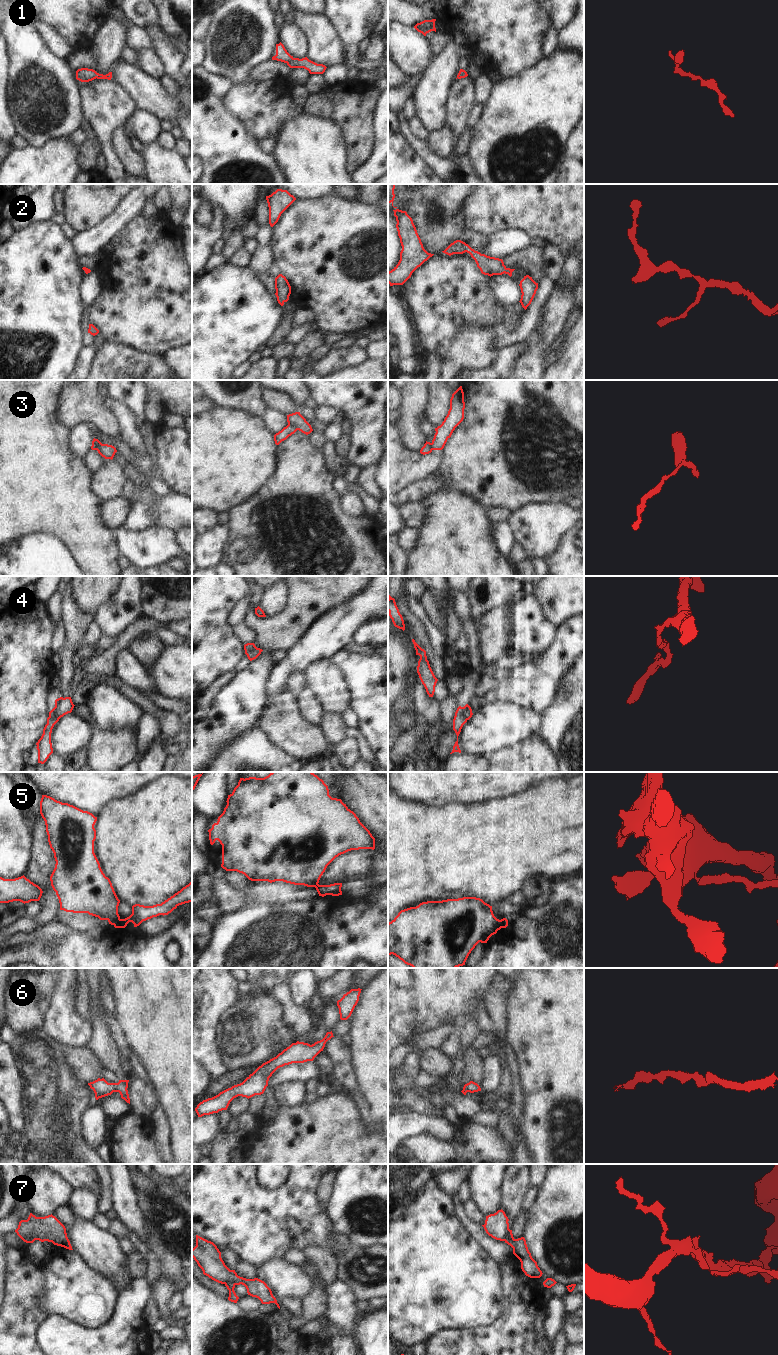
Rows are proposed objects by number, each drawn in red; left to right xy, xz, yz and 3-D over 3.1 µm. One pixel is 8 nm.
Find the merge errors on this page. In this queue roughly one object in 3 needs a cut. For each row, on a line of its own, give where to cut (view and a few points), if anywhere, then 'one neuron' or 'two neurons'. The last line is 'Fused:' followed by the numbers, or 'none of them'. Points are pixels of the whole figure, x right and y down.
1: cut none; one neuron
2: cut none; one neuron
3: cut xz (288, 423), (297, 429); two neurons
4: cut yz (464, 706), (464, 716), (467, 719); two neurons
5: cut xy (121, 919), (119, 922), (120, 927); two neurons
6: cut none; one neuron
7: cut xz (224, 1283), (231, 1282), (235, 1284); two neurons
Fused: 3, 4, 5, 7

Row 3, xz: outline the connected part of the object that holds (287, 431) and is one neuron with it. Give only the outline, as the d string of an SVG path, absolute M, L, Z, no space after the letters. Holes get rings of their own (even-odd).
M288 424L281 431L279 431L274 435L275 444L279 445L282 441L286 440L289 436L294 434L296 431L297 429L294 426Z

